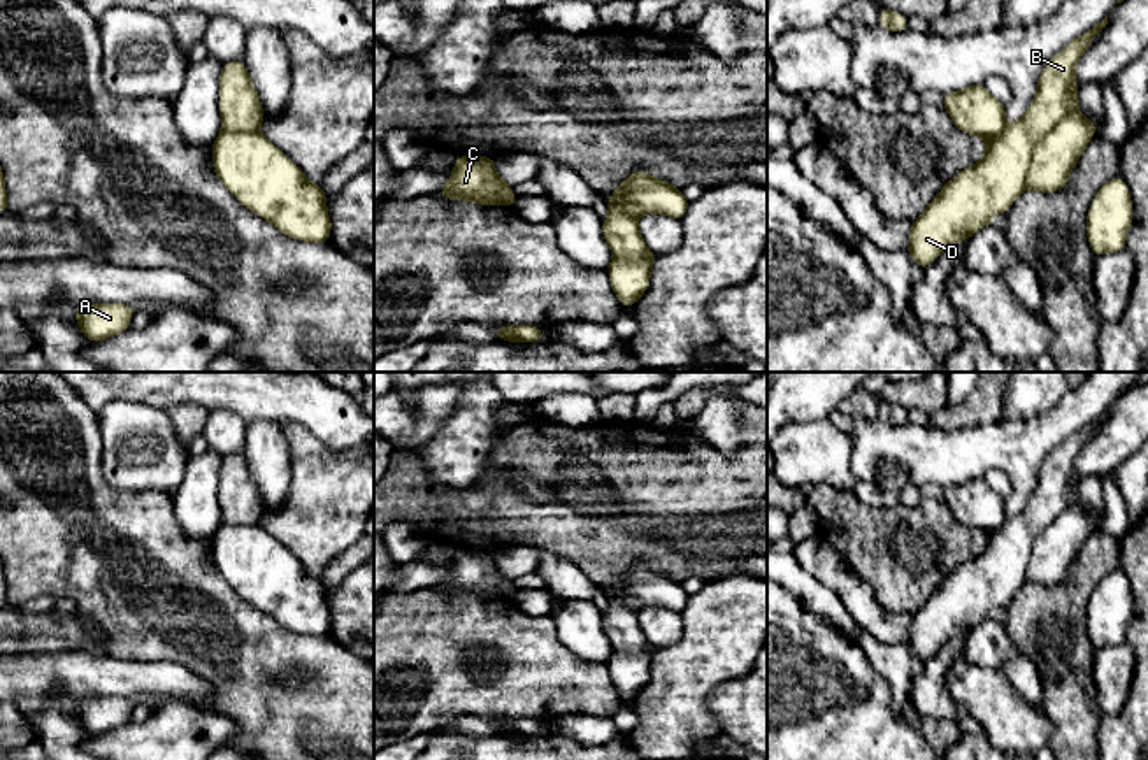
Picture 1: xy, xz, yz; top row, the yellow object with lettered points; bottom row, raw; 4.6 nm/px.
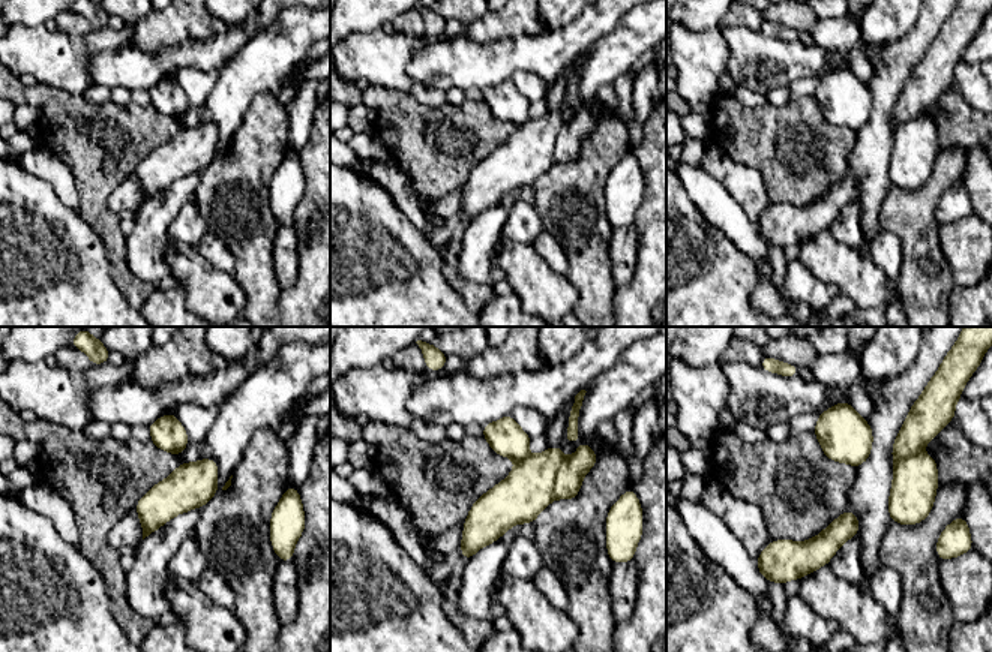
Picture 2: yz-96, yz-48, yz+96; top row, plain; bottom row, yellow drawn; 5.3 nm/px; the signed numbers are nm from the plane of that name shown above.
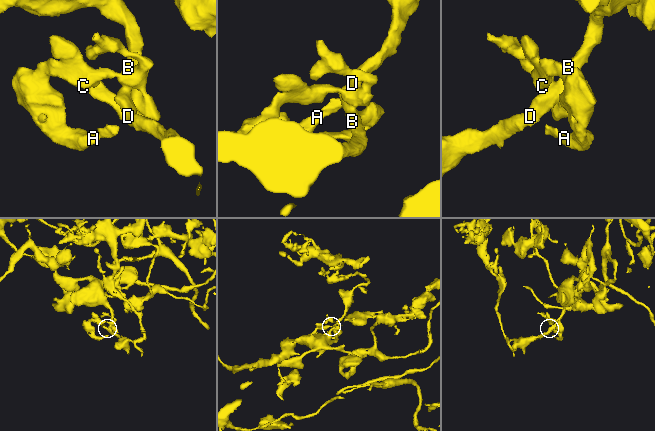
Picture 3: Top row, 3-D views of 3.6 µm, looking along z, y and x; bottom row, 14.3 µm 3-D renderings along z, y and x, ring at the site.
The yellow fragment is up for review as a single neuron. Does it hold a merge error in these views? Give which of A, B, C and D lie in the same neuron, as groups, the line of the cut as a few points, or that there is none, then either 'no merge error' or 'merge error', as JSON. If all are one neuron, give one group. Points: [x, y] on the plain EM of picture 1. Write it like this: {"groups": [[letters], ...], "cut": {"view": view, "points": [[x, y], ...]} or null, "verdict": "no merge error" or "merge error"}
{"groups": [["A", "C"], ["B", "D"]], "cut": {"view": "yz", "points": [[1076, 504], [1062, 511], [1036, 539], [1026, 569], [1026, 580]]}, "verdict": "merge error"}

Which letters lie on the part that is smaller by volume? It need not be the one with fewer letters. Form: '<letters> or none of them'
A, C

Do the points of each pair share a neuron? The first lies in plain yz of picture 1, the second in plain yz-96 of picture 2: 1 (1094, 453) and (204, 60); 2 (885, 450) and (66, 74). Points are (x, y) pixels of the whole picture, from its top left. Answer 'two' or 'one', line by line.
1: two
2: two

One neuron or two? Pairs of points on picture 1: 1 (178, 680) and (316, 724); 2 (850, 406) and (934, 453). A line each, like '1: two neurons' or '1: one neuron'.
1: two neurons
2: two neurons

